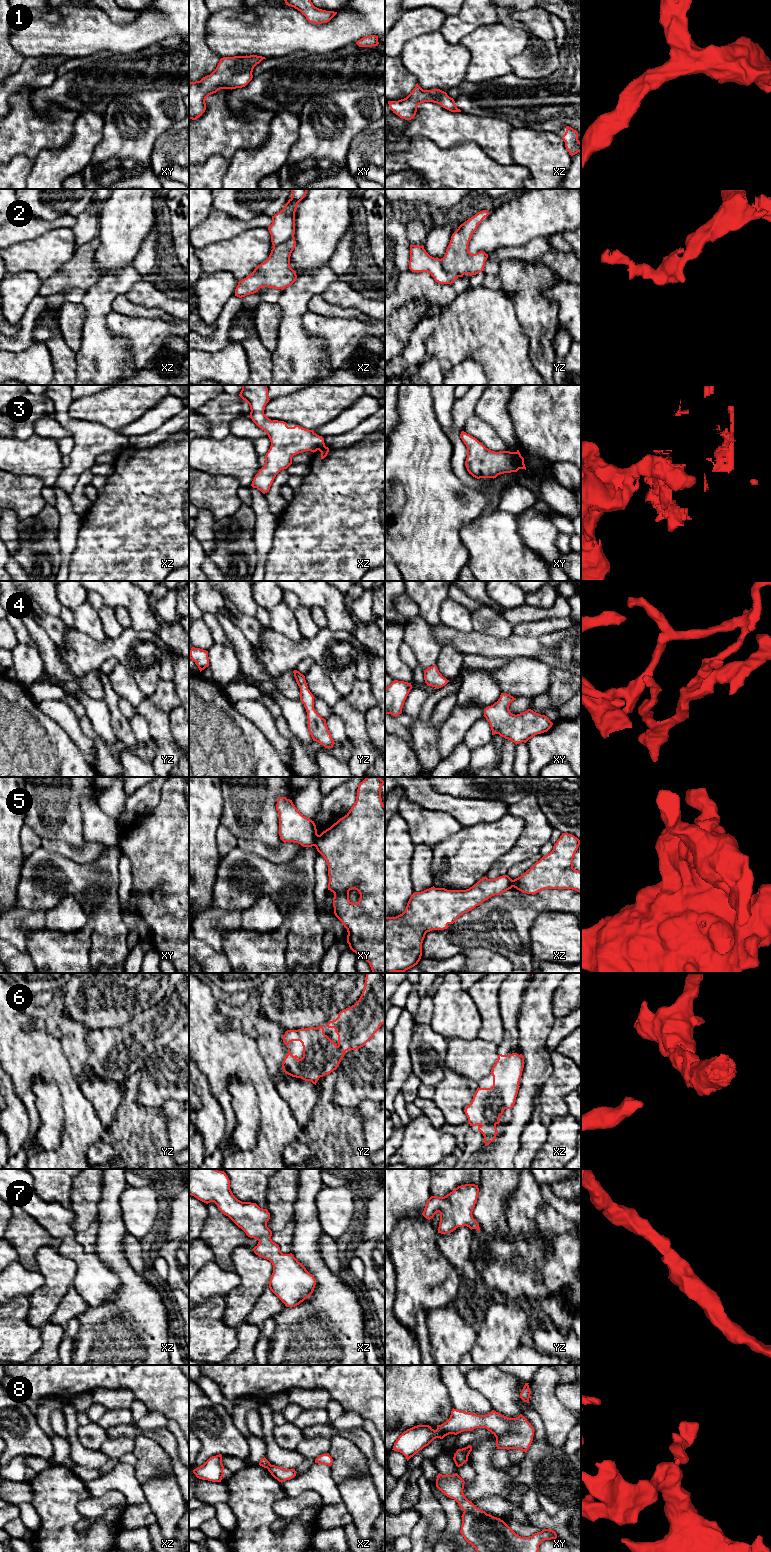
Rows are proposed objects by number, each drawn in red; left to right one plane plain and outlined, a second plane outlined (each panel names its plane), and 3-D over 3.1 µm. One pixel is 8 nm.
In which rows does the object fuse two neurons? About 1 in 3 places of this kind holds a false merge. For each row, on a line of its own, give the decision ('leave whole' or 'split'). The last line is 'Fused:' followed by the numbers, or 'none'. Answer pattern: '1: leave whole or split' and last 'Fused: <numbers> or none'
1: leave whole
2: split
3: split
4: leave whole
5: split
6: leave whole
7: leave whole
8: split
Fused: 2, 3, 5, 8

